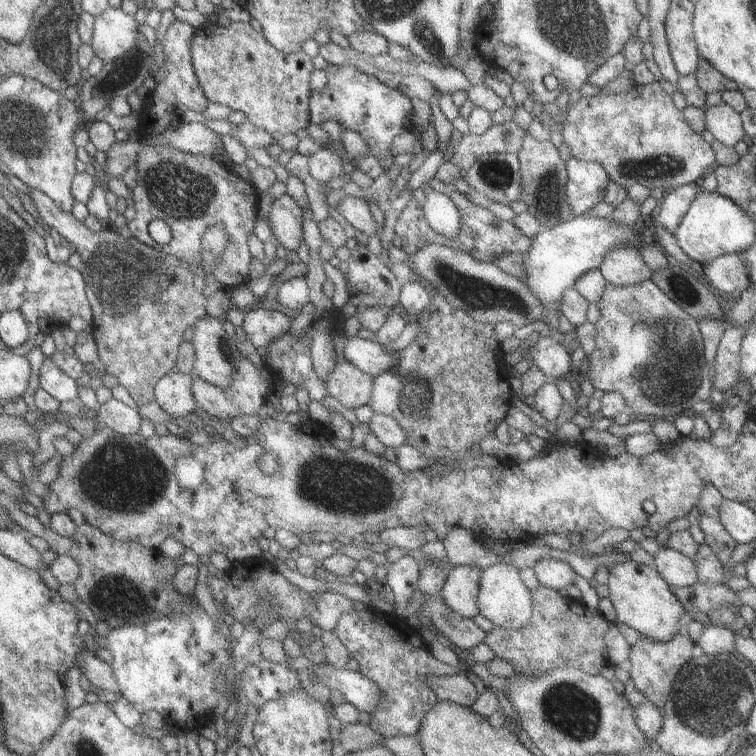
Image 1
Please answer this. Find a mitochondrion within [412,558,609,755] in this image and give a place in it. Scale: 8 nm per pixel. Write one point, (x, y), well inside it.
(575, 715)

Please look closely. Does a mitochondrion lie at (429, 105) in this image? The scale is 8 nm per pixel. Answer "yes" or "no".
no

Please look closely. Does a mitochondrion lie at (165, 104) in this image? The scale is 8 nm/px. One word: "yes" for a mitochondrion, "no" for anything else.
no

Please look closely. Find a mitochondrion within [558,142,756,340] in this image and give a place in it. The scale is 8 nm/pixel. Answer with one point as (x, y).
(659, 166)

